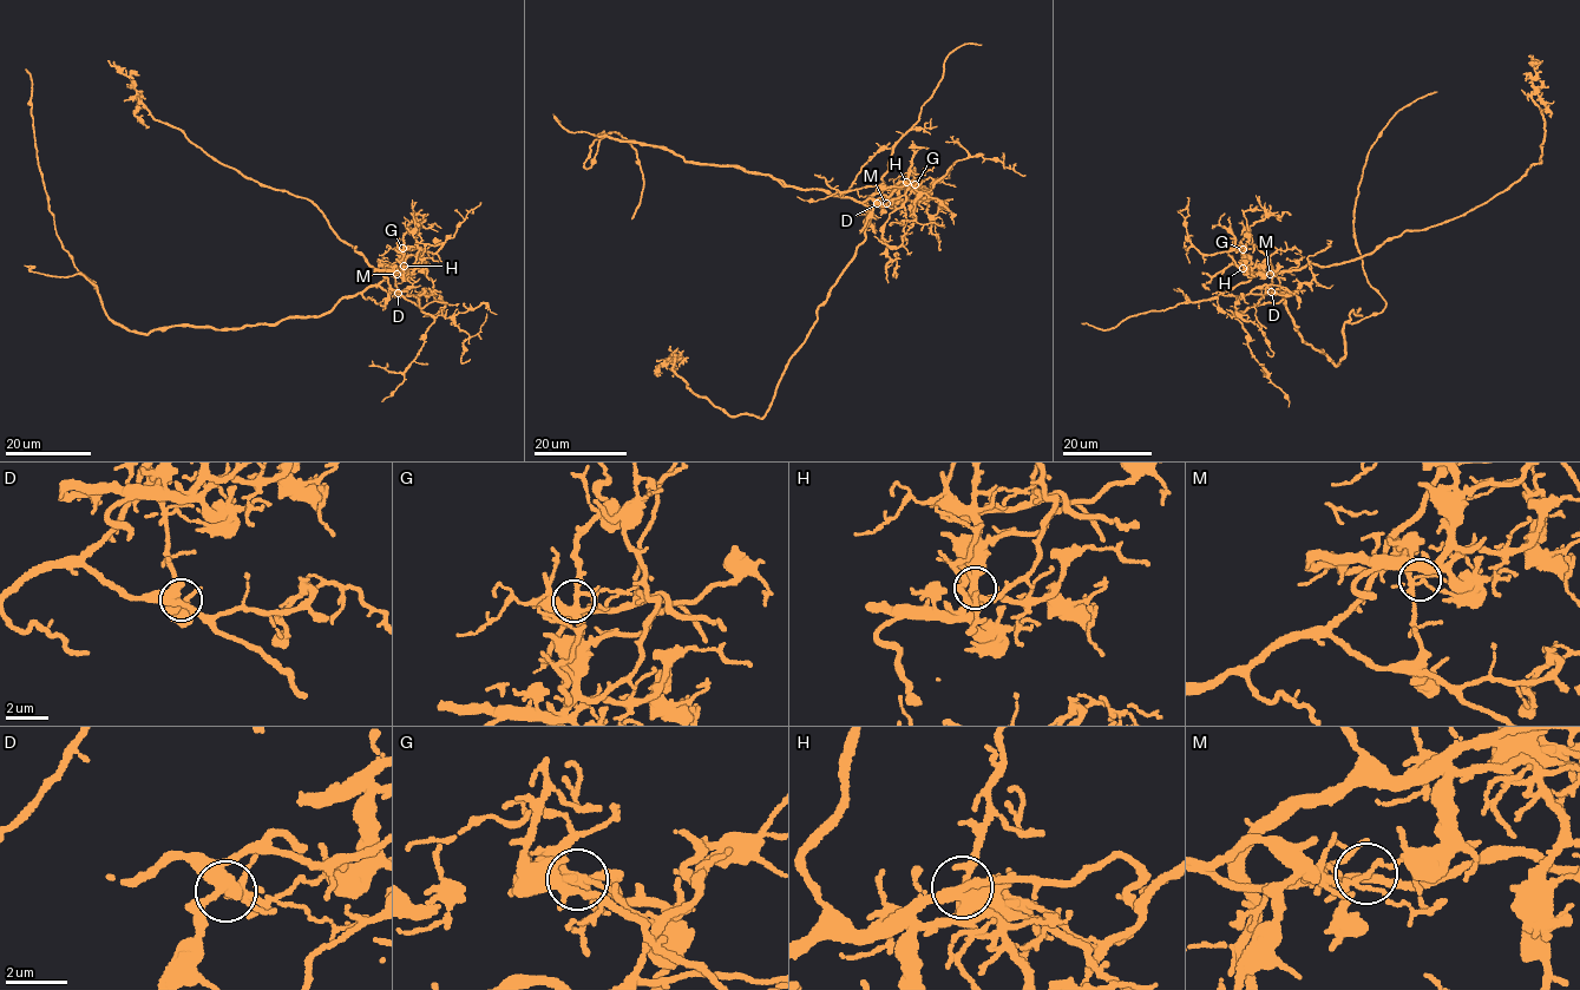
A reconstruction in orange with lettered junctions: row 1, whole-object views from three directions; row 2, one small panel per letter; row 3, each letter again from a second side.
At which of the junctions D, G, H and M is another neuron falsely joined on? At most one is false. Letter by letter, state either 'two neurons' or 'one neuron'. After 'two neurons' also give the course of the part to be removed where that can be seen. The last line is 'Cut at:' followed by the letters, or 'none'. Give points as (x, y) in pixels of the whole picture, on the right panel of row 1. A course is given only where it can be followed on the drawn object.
D: one neuron
G: one neuron
H: one neuron
M: two neurons; course (1270, 273), (1302, 340), (1338, 366), (1343, 326), (1387, 303), (1354, 224), (1371, 145), (1396, 112), (1437, 91)
Cut at: M

